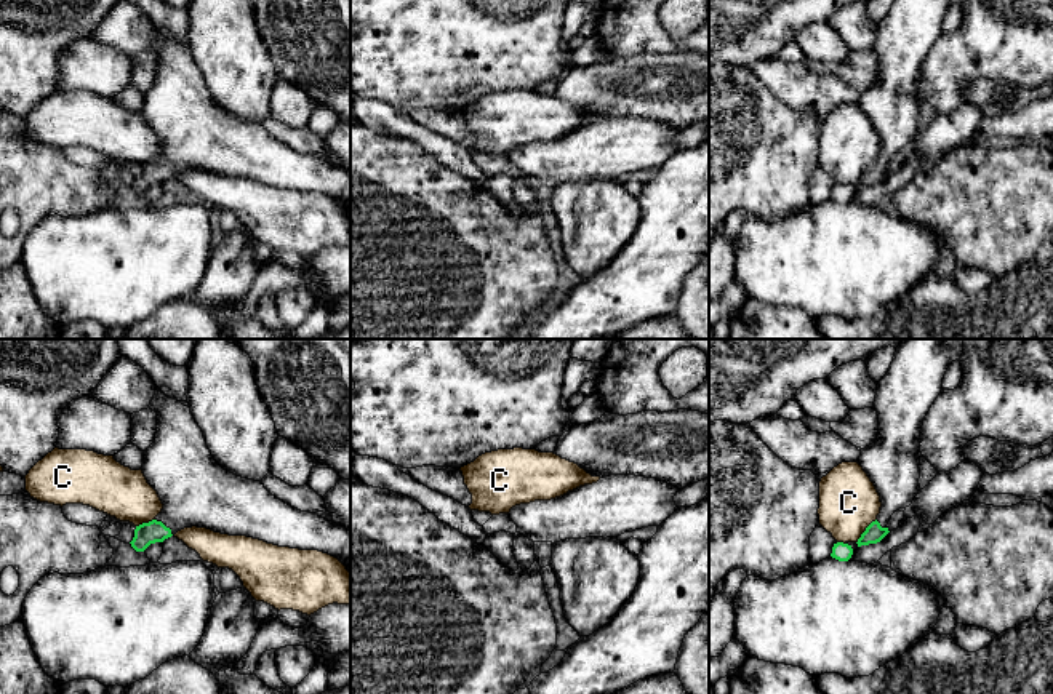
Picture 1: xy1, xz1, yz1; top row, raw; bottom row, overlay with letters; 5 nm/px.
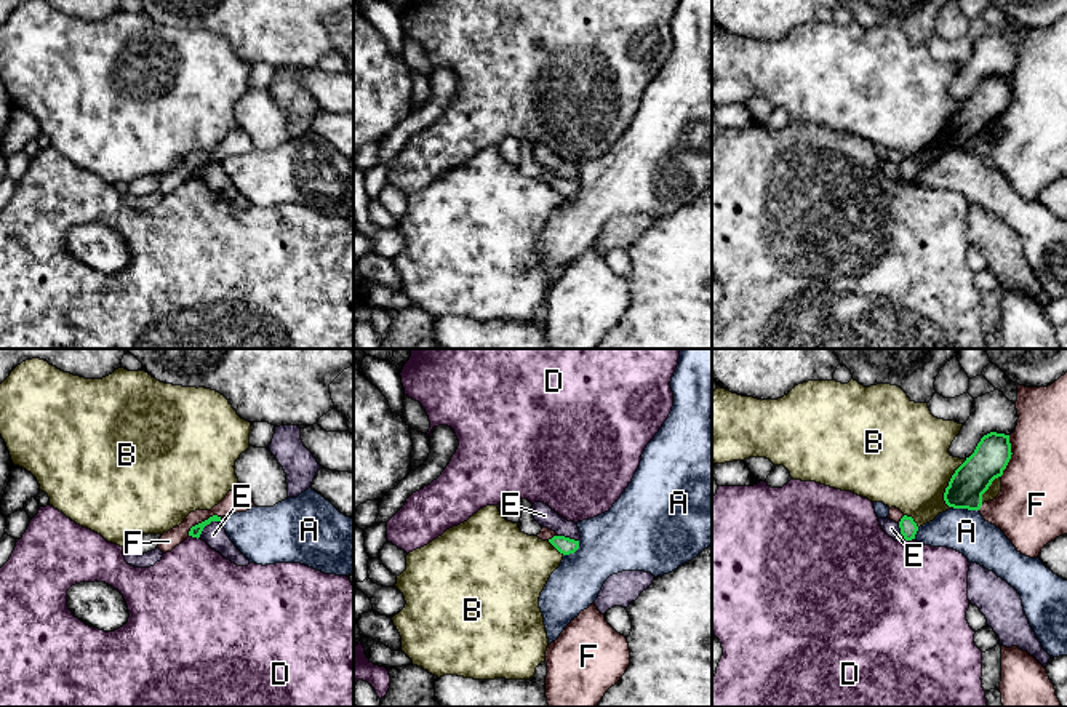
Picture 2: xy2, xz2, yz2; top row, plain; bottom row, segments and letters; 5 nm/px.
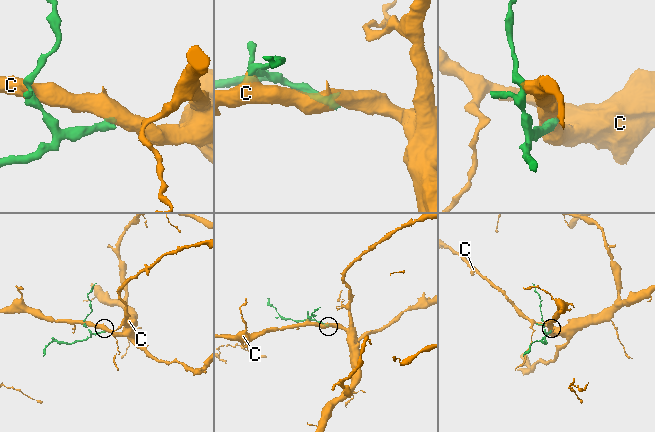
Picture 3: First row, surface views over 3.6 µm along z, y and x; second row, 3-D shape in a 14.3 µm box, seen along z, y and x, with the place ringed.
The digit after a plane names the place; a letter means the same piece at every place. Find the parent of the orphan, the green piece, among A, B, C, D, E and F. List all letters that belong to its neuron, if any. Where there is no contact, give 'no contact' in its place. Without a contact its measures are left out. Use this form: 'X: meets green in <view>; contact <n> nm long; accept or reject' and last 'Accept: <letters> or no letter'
A: meets green in yz2; contact 130 nm long; reject
B: meets green in yz2; contact 260 nm long; reject
C: meets green in yz1; contact 160 nm long; reject
D: meets green in xy2; contact 50 nm long; reject
E: meets green in xy2; contact 140 nm long; reject
F: meets green in yz2; contact 220 nm long; reject
Accept: no letter

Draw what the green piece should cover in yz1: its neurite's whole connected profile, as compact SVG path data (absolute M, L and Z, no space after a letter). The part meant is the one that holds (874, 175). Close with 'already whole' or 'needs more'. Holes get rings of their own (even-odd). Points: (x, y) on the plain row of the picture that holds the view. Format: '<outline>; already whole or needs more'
M893 0L887 16L877 26L874 51L879 58L879 77L864 91L858 106L867 115L880 138L880 155L858 181L858 189L880 184L890 173L891 157L912 146L920 133L920 72L931 46L943 32L943 19L952 3L960 0Z; needs more

